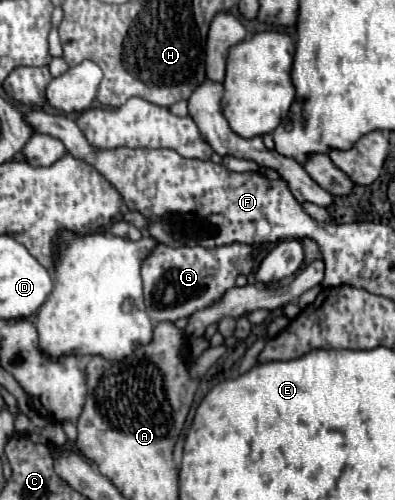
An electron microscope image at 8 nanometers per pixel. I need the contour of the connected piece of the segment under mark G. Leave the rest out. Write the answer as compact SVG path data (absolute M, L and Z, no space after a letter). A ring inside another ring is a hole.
M241 242L217 248L171 248L165 244L157 244L155 250L141 262L145 312L155 322L175 322L179 318L189 318L195 310L203 310L205 306L217 302L221 294L225 294L225 290L235 286L235 278L239 274L247 276L253 266L255 258L251 258L251 246Z

